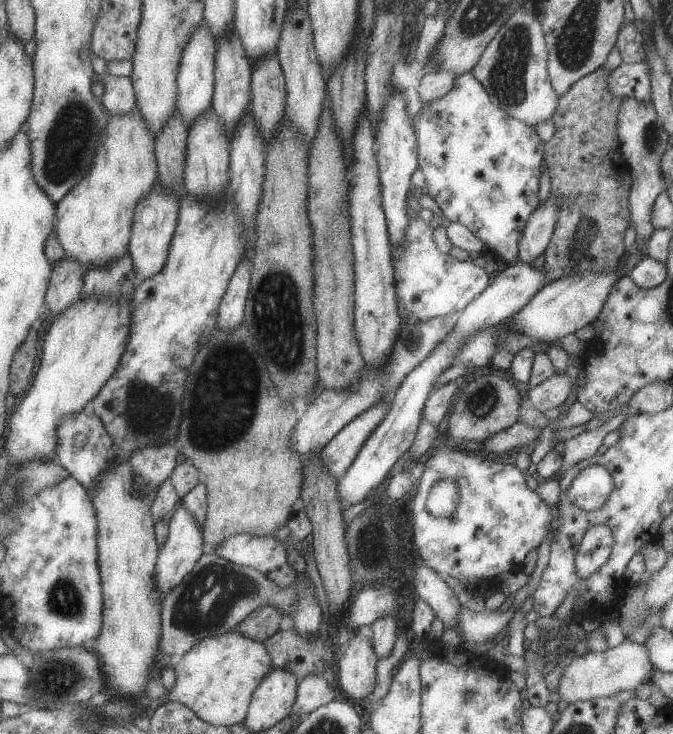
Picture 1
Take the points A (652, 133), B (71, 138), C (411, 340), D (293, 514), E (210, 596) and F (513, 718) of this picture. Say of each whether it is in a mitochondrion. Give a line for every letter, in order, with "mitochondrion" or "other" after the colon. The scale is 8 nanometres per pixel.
A: mitochondrion
B: mitochondrion
C: mitochondrion
D: other
E: mitochondrion
F: other

